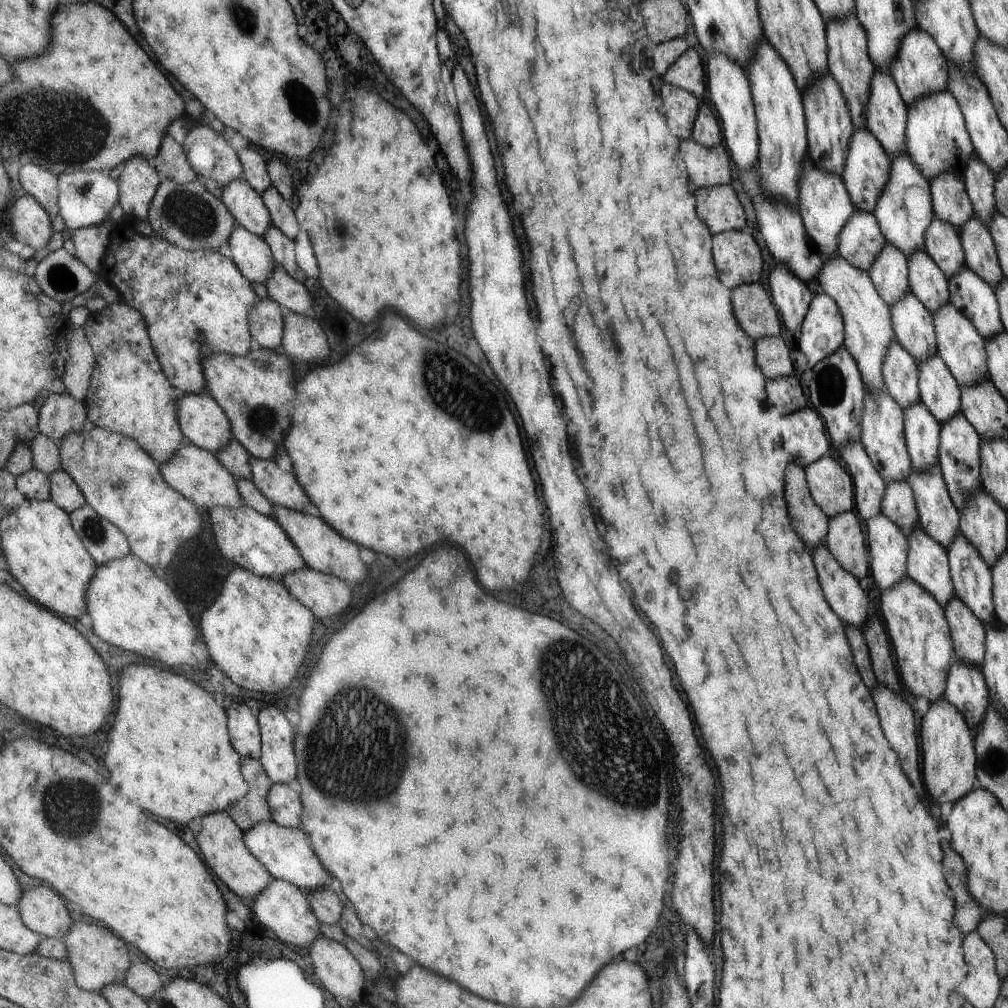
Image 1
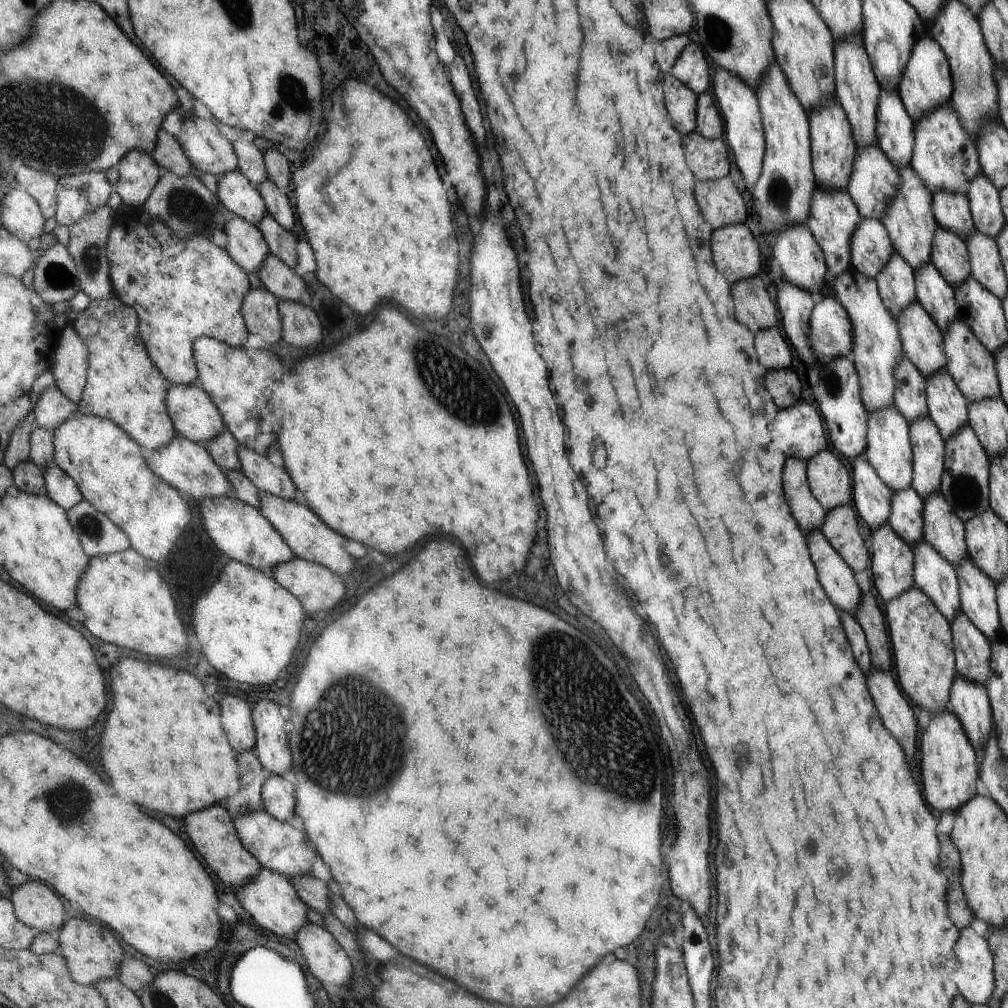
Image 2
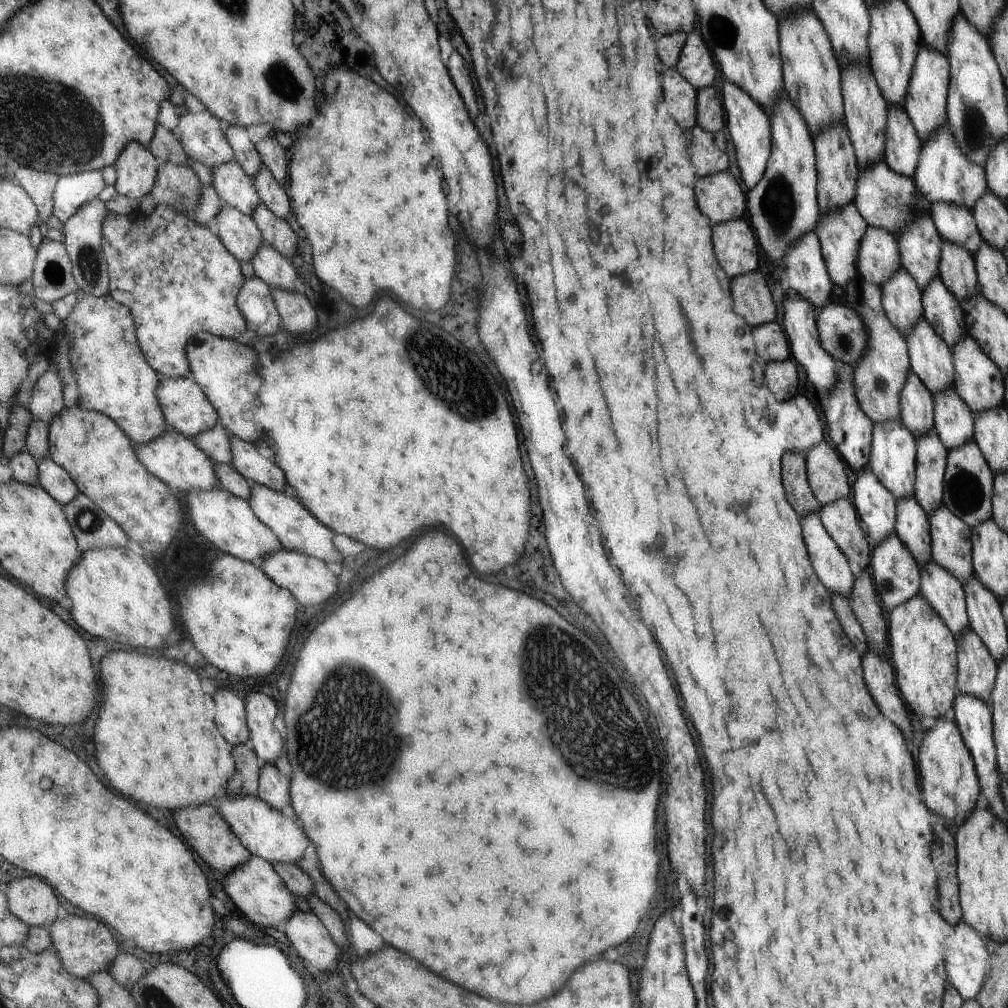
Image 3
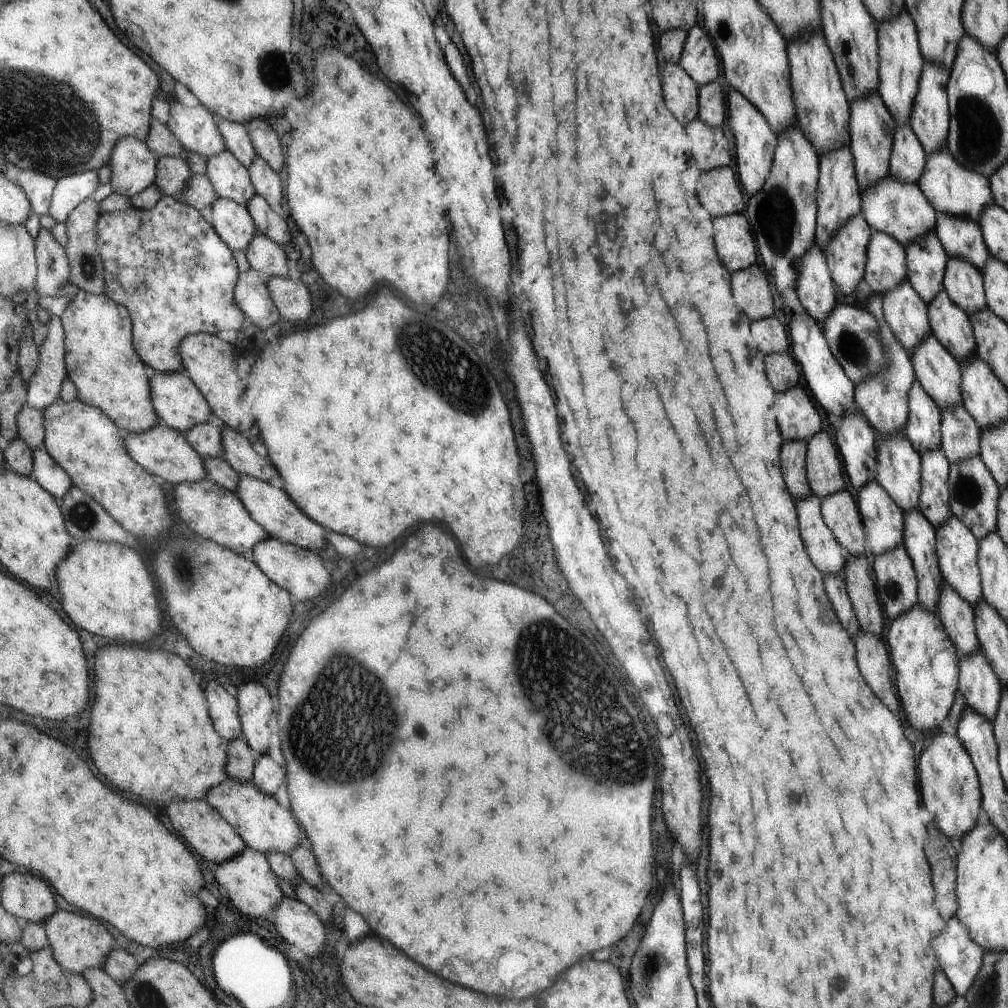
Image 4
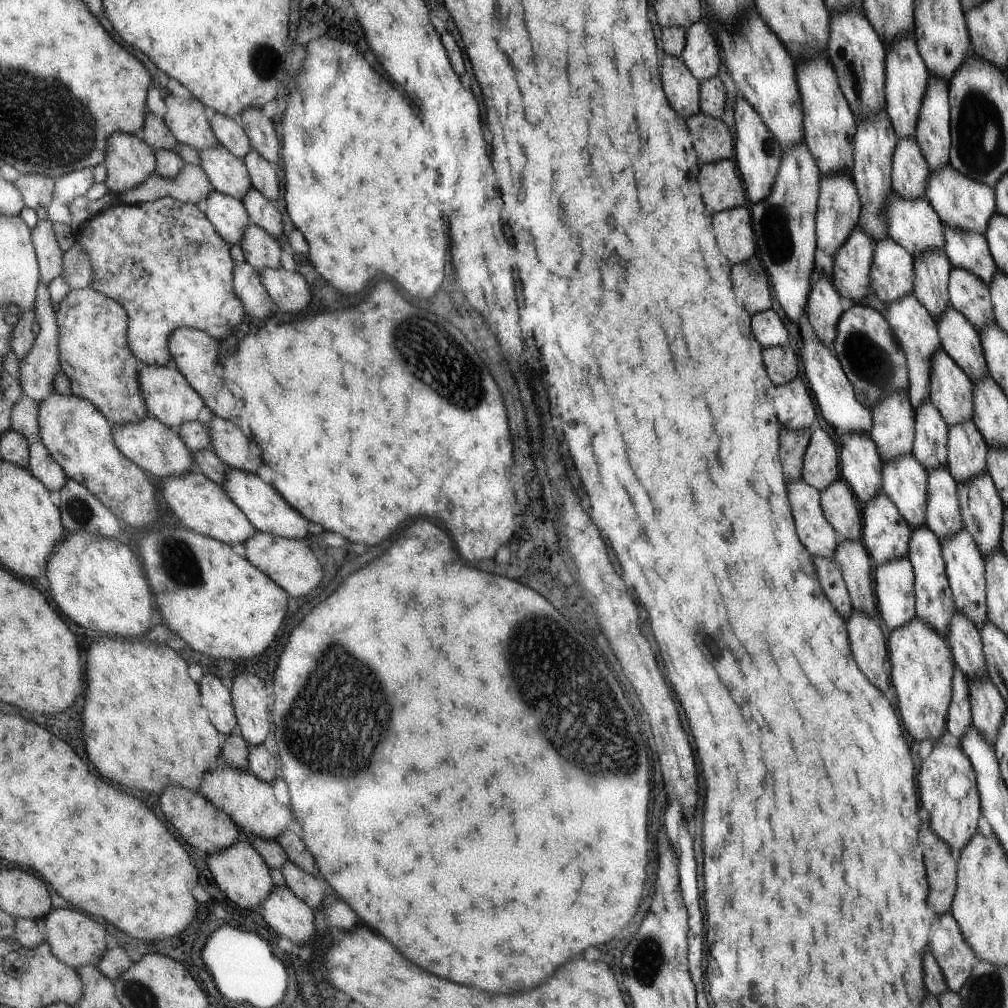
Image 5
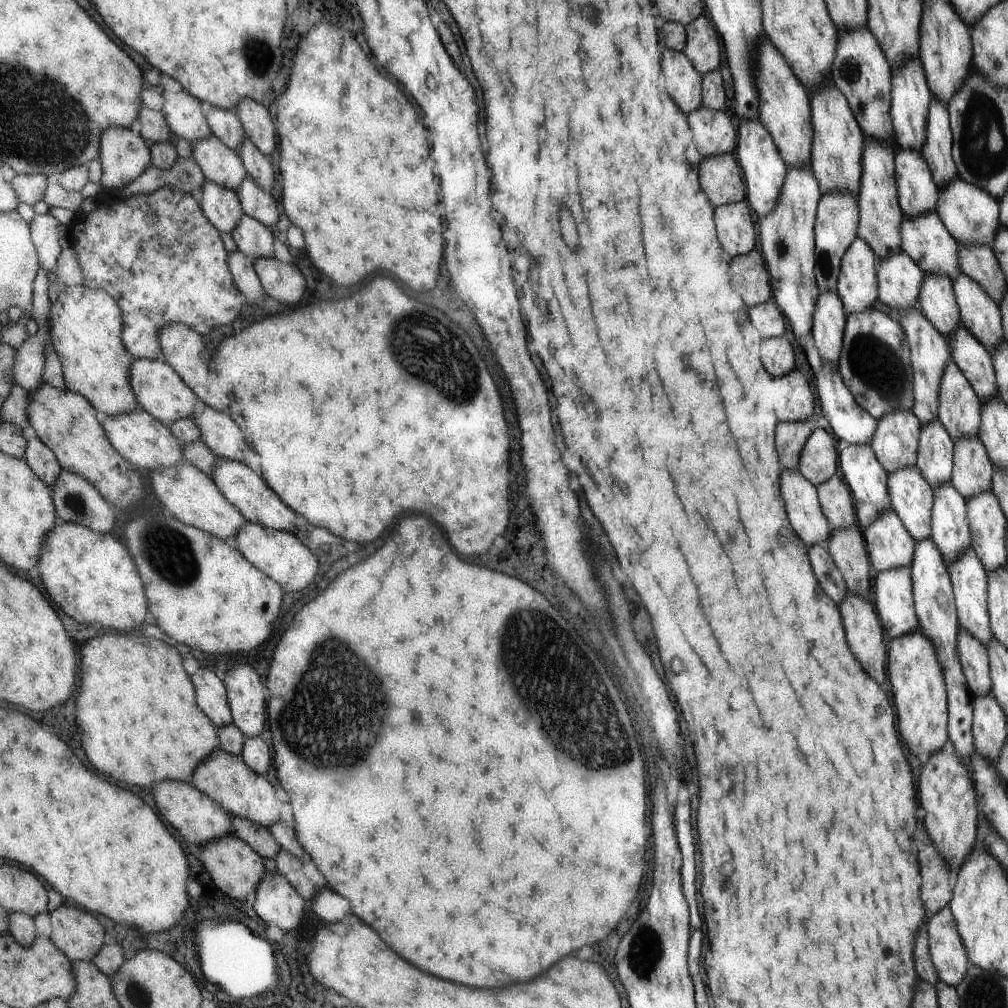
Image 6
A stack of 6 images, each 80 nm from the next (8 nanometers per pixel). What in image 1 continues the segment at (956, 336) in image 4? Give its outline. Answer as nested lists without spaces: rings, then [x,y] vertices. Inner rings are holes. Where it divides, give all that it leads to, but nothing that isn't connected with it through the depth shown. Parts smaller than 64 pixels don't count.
[[[915,250],[906,258],[909,263],[910,291],[927,310],[938,310],[943,302],[950,299],[946,276],[925,250]]]

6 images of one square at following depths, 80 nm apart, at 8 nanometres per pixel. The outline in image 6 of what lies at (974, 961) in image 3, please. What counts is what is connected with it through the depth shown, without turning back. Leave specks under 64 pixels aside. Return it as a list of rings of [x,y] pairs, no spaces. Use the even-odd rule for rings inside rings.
[[[949,905],[931,915],[926,922],[925,932],[937,976],[946,984],[957,986],[970,968],[970,959],[967,958],[966,948]]]

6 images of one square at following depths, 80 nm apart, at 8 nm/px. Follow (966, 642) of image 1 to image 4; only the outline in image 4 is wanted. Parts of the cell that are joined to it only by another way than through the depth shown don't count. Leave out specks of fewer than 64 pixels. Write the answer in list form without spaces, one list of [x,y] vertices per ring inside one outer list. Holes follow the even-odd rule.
[[[981,648],[958,660],[958,690],[967,705],[991,720],[999,705],[999,678]]]

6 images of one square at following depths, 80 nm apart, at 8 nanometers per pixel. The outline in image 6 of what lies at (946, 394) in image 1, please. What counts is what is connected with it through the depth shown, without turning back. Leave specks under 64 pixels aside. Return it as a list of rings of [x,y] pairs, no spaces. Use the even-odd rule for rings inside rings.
[[[979,437],[957,438],[953,440],[953,446],[953,470],[950,482],[963,499],[977,496],[983,490],[992,489],[991,473],[994,467]]]

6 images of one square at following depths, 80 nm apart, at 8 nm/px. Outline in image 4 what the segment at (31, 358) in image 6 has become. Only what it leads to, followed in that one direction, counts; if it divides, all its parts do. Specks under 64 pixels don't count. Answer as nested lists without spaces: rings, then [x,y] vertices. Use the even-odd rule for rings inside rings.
[[[55,314],[49,315],[48,333],[38,348],[39,368],[28,382],[27,392],[28,404],[43,412],[60,398],[62,385],[68,377],[63,320]]]

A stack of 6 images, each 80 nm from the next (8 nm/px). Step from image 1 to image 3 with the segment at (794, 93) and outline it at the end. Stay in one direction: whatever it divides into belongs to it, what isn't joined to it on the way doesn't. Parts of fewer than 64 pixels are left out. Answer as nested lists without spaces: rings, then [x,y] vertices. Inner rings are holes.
[[[783,92],[765,113],[769,115],[773,145],[761,181],[747,192],[747,206],[750,207],[751,226],[759,236],[759,246],[763,246],[769,262],[776,267],[781,266],[783,254],[791,247],[791,242],[798,241],[818,223],[817,156],[810,127],[787,92]]]

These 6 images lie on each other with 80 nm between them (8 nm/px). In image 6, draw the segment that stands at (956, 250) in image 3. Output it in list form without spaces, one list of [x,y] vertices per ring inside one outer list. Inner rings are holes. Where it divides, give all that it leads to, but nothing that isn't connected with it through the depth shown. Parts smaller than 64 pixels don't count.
[[[966,274],[959,275],[951,282],[962,325],[991,354],[1001,342],[1005,342],[998,303]]]

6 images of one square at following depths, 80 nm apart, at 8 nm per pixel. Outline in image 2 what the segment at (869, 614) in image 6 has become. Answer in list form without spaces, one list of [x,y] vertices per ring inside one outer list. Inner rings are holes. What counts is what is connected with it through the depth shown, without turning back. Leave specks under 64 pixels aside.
[[[871,669],[867,674],[867,688],[871,690],[871,698],[875,698],[875,706],[879,706],[879,716],[883,722],[887,722],[887,730],[891,730],[891,734],[903,742],[907,758],[913,758],[917,742],[915,716],[895,680],[889,672]]]

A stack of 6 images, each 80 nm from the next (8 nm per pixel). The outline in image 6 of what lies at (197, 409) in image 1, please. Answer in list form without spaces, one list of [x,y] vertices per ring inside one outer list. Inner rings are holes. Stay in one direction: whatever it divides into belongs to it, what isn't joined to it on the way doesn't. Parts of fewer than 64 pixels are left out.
[[[161,358],[135,359],[130,368],[130,383],[135,391],[136,404],[146,410],[160,423],[168,423],[180,418],[191,417],[197,398],[179,378],[178,373]]]

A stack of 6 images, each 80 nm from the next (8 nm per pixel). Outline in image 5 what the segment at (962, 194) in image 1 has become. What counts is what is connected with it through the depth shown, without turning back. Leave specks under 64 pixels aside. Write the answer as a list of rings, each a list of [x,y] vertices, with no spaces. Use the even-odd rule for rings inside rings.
[[[942,224],[946,245],[943,251],[953,268],[962,267],[975,274],[983,283],[989,284],[997,273],[997,264],[990,255],[989,244],[984,235],[962,228]]]

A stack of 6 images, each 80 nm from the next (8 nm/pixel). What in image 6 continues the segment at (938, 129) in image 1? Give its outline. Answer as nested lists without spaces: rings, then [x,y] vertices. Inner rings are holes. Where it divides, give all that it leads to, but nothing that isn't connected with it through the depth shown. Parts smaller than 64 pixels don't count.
[[[955,176],[945,187],[938,188],[938,206],[936,214],[943,226],[950,231],[955,241],[975,246],[988,245],[995,238],[999,226],[1000,208],[998,201],[987,191],[966,183]]]

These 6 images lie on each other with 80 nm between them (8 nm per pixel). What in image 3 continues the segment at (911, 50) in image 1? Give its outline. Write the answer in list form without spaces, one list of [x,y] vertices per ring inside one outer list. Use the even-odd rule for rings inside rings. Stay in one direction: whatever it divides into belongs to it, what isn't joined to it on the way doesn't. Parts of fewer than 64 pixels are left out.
[[[921,44],[918,55],[914,59],[914,67],[910,70],[909,89],[906,91],[903,111],[909,116],[915,131],[921,140],[927,138],[927,134],[934,134],[943,122],[947,121],[946,98],[950,88],[949,60],[945,54],[934,47]]]

